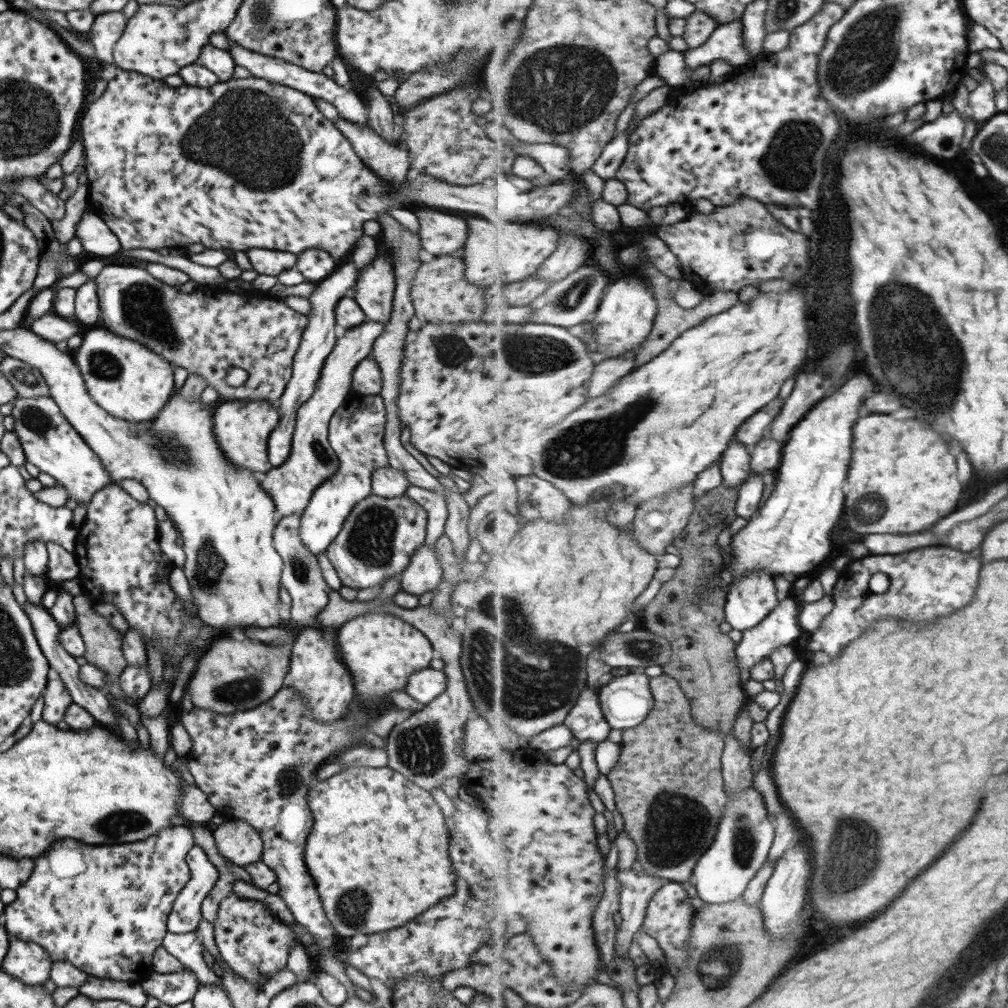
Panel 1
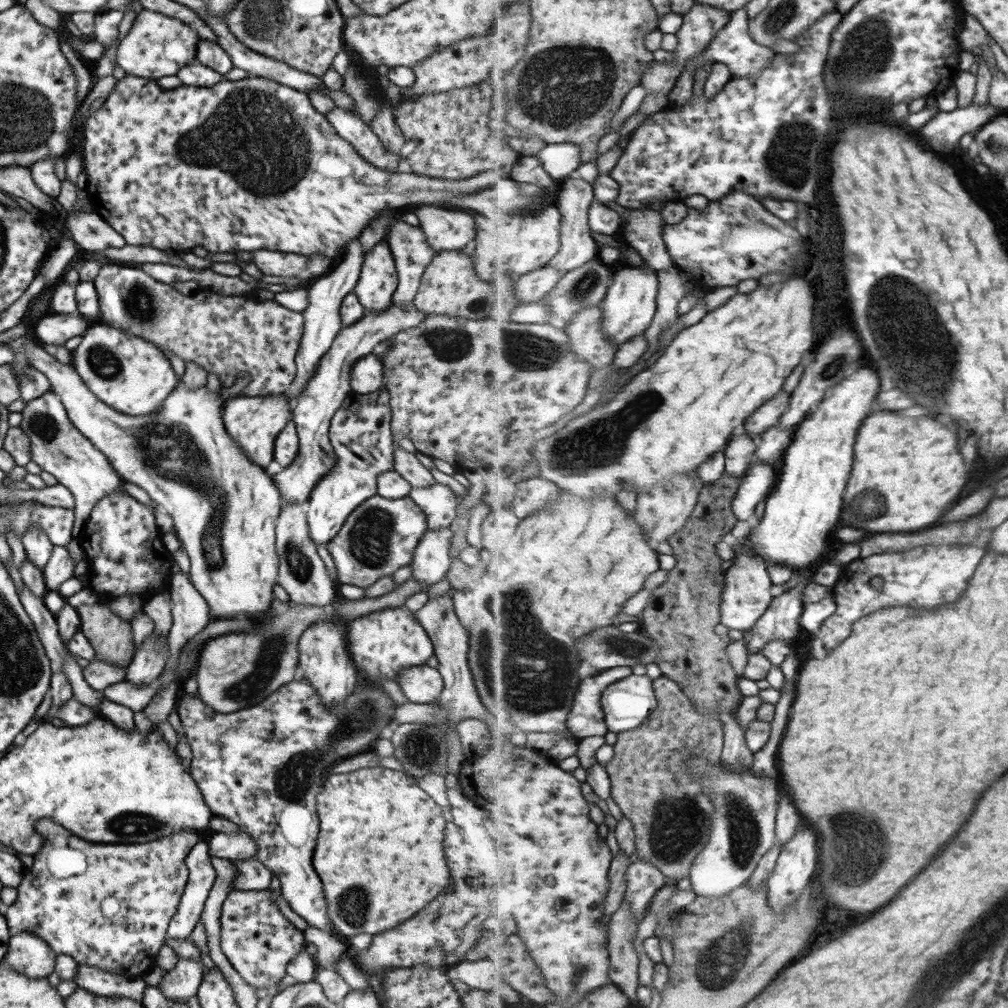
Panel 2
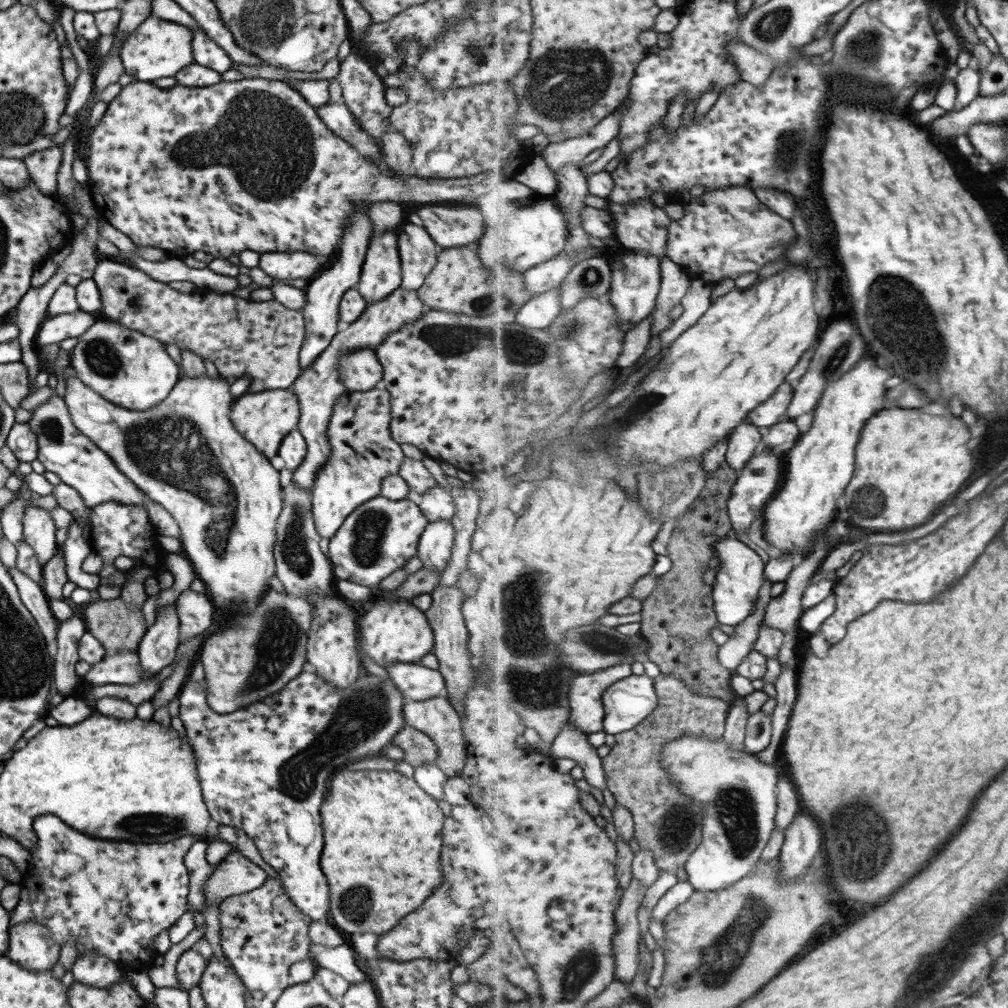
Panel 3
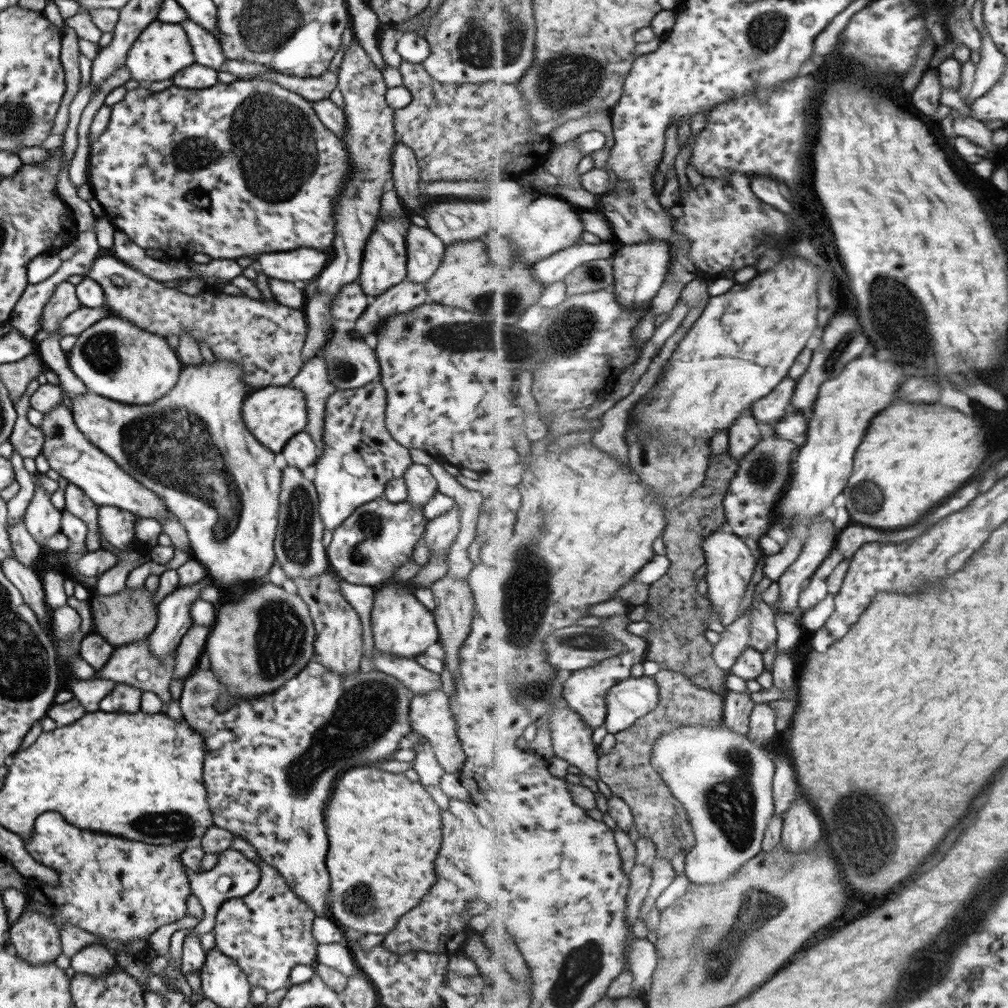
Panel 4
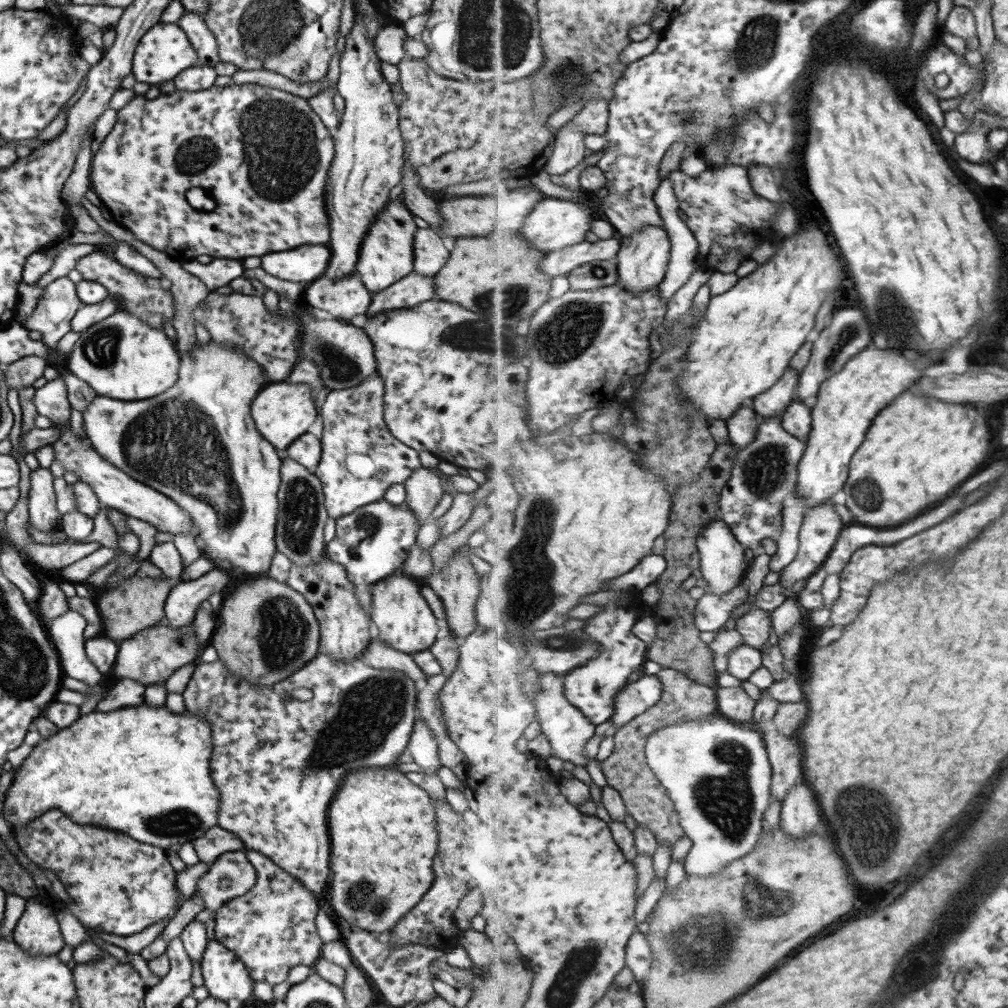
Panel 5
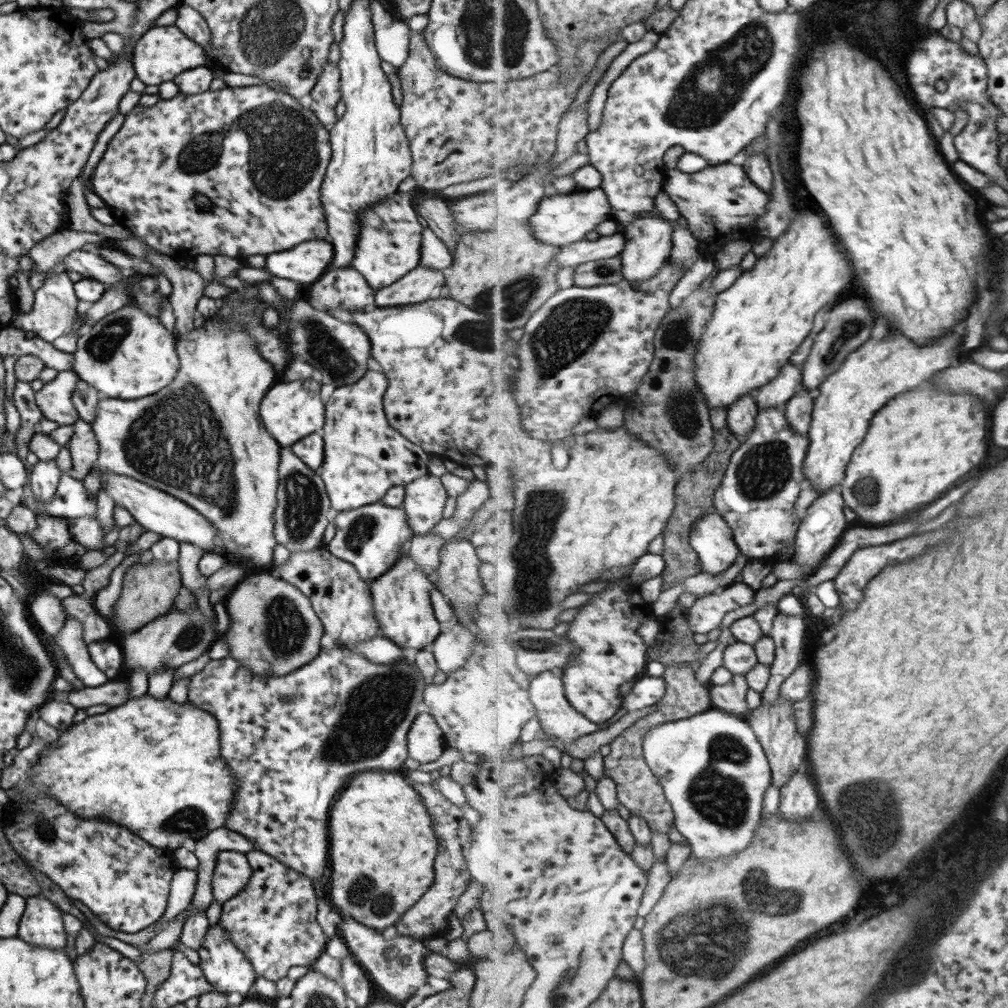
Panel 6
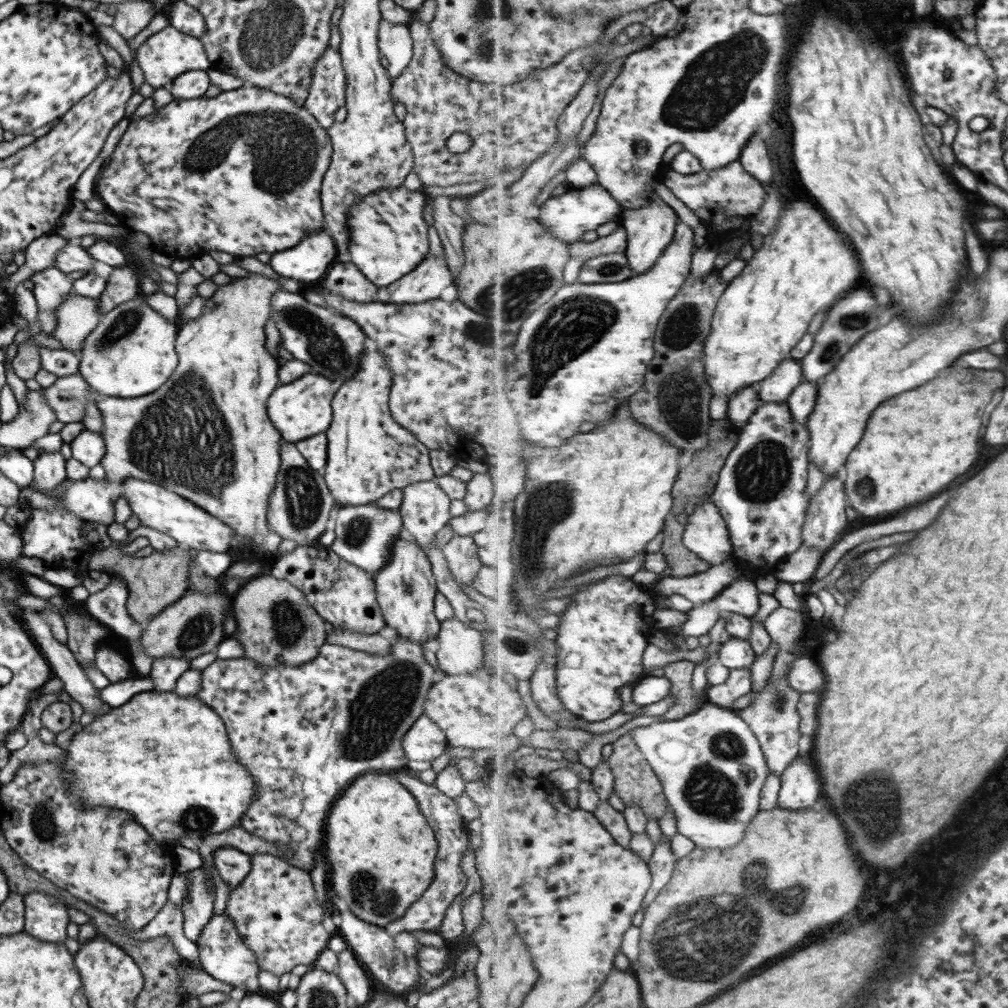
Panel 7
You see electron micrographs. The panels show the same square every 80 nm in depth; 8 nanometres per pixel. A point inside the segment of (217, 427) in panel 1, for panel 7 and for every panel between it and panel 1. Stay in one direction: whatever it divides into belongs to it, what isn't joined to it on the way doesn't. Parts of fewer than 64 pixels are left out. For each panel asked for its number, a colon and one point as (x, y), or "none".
2: (253, 422)
3: (264, 418)
4: (273, 414)
5: (281, 412)
6: (290, 410)
7: (301, 408)

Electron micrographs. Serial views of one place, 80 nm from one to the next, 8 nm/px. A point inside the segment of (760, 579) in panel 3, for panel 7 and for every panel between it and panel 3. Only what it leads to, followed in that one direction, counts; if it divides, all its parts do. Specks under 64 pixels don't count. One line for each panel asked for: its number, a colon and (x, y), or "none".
4: (731, 564)
5: (723, 564)
6: (712, 538)
7: (707, 534)

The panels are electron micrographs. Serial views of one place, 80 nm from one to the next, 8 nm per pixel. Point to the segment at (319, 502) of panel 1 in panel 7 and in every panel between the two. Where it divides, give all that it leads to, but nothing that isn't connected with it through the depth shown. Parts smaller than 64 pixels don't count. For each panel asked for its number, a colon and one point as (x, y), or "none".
2: (359, 432)
3: (362, 453)
4: (358, 457)
5: (359, 459)
6: (363, 456)
7: (368, 454)

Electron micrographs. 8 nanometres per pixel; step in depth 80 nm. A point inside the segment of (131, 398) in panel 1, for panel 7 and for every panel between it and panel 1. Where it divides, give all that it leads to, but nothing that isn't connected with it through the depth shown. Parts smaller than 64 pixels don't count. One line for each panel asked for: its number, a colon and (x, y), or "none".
2: (129, 374)
3: (131, 370)
4: (113, 358)
5: (120, 357)
6: (127, 354)
7: (130, 353)

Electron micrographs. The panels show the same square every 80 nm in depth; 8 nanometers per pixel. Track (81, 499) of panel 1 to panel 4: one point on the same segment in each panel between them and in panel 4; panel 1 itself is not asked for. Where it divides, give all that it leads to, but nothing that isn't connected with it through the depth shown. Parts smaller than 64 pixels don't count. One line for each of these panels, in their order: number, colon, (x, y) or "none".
2: (59, 449)
3: (61, 448)
4: (67, 451)

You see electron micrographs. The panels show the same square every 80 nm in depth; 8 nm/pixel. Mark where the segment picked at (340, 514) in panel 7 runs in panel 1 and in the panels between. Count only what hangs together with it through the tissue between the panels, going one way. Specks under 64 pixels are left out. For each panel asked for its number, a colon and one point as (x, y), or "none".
1: (377, 539)
2: (379, 536)
3: (376, 538)
4: (378, 537)
5: (371, 542)
6: (370, 538)

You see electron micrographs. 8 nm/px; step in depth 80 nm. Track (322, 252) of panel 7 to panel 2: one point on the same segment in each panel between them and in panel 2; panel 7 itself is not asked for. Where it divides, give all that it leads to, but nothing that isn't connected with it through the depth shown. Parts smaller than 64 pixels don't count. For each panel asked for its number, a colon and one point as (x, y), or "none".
2: (270, 263)
3: (292, 265)
4: (294, 266)
5: (304, 264)
6: (305, 263)

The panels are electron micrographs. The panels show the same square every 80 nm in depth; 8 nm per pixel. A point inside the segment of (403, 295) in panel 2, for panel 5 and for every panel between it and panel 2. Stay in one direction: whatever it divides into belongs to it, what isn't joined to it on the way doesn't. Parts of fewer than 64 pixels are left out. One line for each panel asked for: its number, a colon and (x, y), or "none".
3: (417, 252)
4: (424, 250)
5: (430, 251)

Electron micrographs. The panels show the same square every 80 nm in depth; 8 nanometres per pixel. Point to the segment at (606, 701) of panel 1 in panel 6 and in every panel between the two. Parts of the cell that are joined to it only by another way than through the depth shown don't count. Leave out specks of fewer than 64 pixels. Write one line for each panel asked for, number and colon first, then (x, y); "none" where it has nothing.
2: (628, 703)
3: (628, 702)
4: (628, 702)
5: (635, 698)
6: (648, 690)

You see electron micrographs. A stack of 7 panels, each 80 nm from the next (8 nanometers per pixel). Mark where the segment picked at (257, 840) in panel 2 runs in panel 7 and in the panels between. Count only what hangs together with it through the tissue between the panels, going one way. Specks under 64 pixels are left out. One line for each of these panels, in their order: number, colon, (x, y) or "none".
3: (263, 769)
4: (270, 762)
5: (279, 752)
6: (292, 742)
7: (303, 733)

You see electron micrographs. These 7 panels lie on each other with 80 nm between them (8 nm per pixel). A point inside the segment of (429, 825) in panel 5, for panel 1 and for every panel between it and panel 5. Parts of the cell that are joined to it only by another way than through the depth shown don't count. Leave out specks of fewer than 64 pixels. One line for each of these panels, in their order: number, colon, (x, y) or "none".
1: (377, 851)
2: (379, 854)
3: (381, 831)
4: (384, 830)

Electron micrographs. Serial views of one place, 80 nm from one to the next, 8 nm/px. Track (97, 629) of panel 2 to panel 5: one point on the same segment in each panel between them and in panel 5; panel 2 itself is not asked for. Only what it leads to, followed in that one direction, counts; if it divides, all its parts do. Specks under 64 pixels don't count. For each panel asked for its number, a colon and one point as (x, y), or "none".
3: (118, 627)
4: (127, 616)
5: (136, 603)

